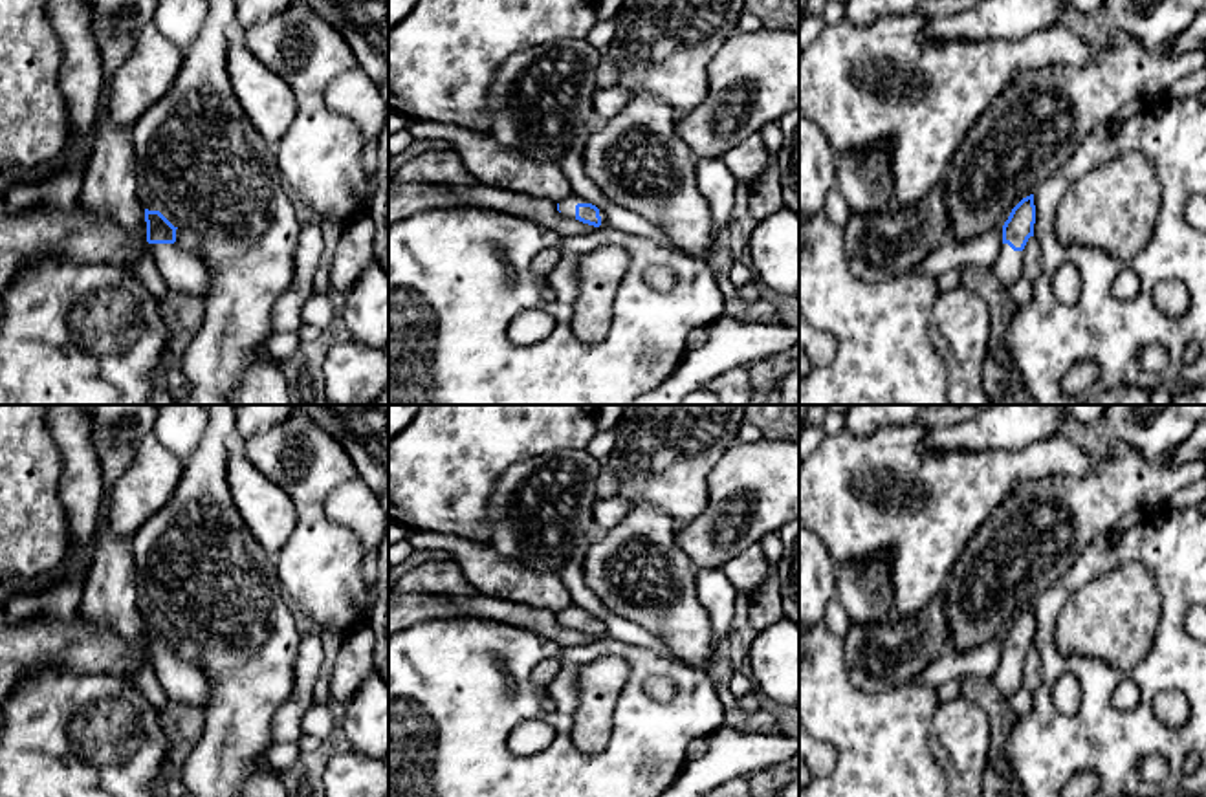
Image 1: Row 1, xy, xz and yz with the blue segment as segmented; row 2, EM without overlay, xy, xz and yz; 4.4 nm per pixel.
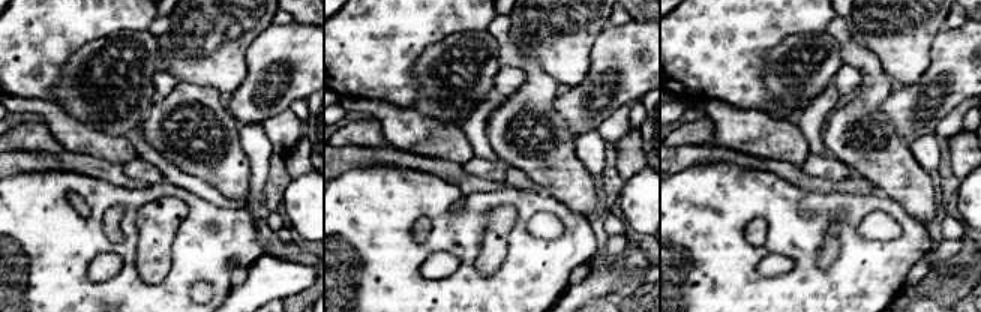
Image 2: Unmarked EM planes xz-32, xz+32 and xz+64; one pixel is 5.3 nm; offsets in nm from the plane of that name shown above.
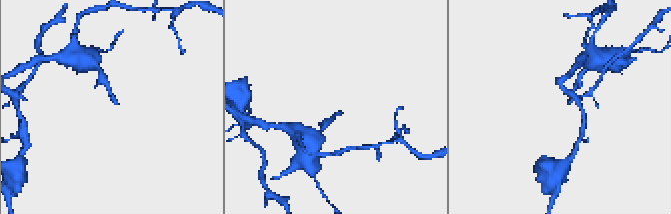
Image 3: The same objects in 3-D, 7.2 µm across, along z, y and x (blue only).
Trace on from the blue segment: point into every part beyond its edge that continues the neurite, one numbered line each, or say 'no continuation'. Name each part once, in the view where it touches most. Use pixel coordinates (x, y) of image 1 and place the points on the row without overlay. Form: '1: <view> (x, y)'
1: xz (567, 616)

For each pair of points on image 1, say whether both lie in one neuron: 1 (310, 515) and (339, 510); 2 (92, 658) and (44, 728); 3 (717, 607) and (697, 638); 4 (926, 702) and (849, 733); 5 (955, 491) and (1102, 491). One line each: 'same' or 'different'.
1: different
2: different
3: different
4: same
5: different

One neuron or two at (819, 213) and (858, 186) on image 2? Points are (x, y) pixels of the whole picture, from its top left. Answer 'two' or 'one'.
two

